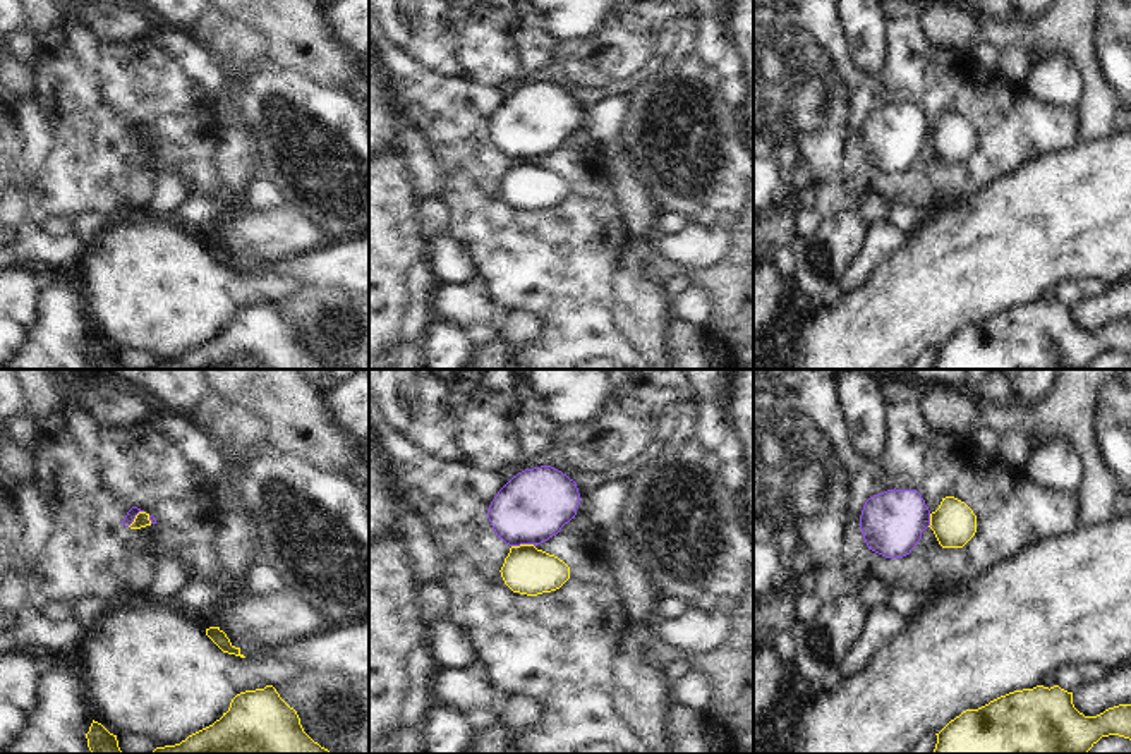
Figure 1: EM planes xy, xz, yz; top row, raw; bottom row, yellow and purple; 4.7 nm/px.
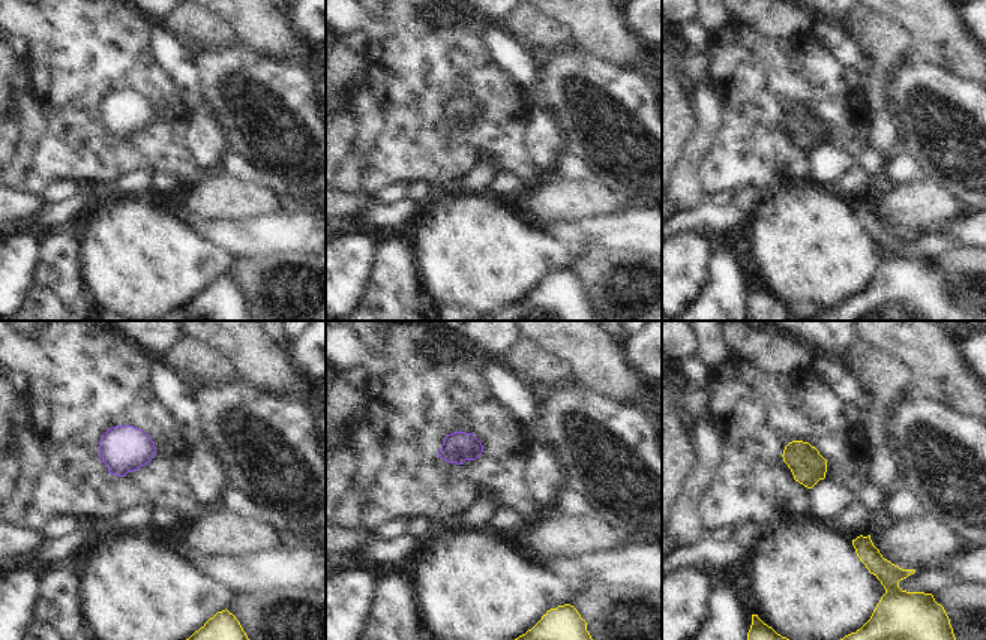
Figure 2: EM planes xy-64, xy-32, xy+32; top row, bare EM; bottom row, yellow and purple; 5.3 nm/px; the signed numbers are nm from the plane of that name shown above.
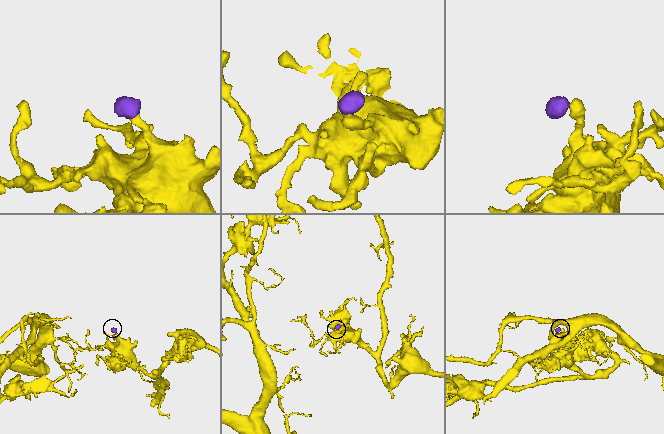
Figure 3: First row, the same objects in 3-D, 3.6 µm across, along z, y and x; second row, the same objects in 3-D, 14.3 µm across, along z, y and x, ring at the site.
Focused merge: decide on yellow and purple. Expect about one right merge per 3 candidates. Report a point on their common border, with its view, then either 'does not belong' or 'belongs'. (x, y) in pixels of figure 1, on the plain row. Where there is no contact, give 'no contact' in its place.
xz (522, 160) | does not belong

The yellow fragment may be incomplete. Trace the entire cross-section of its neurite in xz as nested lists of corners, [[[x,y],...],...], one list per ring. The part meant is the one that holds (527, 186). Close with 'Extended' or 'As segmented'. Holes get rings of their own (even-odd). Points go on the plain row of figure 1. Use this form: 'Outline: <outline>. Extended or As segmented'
Outline: [[[534,160],[511,161],[501,182],[505,199],[527,211],[559,204],[570,194],[570,182]]]. As segmented

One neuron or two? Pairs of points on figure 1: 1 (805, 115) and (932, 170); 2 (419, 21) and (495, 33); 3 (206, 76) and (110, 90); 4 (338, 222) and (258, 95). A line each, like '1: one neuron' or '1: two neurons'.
1: one neuron
2: one neuron
3: two neurons
4: one neuron

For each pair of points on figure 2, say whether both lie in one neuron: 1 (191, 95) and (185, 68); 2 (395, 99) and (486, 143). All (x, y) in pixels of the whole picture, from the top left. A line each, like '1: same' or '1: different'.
1: same
2: same

